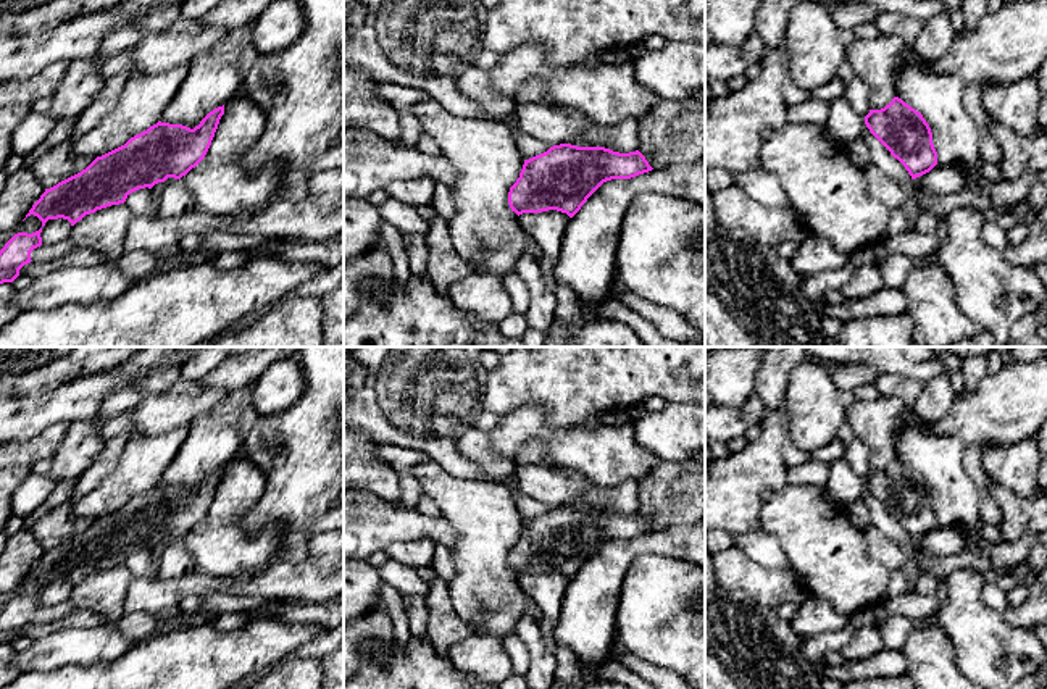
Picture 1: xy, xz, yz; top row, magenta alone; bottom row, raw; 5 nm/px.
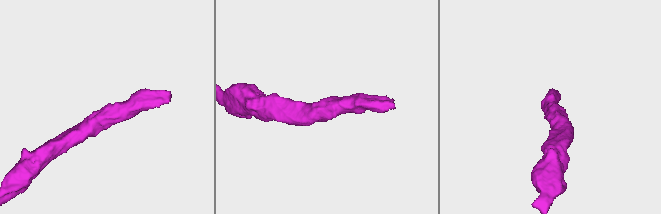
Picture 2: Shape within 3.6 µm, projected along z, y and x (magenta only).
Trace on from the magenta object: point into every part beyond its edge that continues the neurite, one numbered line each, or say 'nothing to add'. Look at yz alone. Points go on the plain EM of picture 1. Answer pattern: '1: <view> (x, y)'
nothing to add

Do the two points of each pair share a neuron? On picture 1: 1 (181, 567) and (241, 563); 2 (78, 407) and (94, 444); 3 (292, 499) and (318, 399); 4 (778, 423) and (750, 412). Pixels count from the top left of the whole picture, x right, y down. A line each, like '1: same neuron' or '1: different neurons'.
1: different neurons
2: different neurons
3: same neuron
4: different neurons

